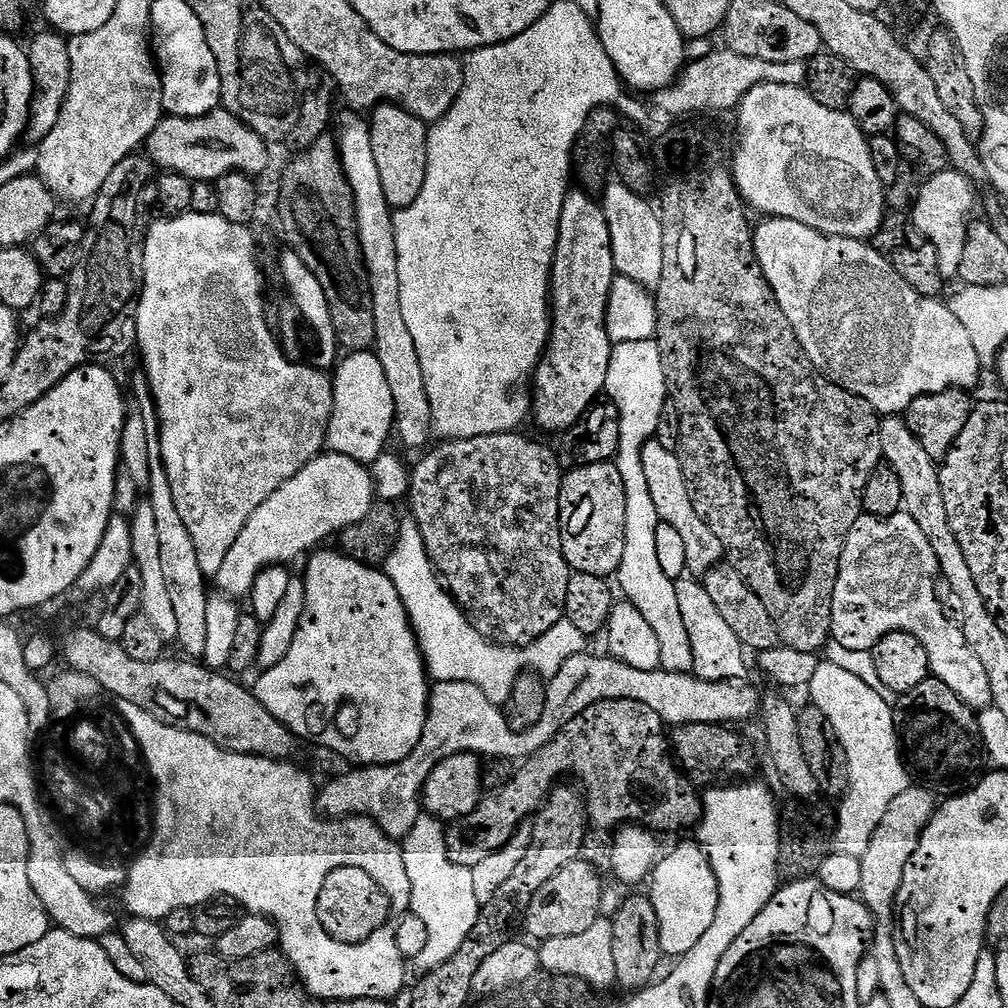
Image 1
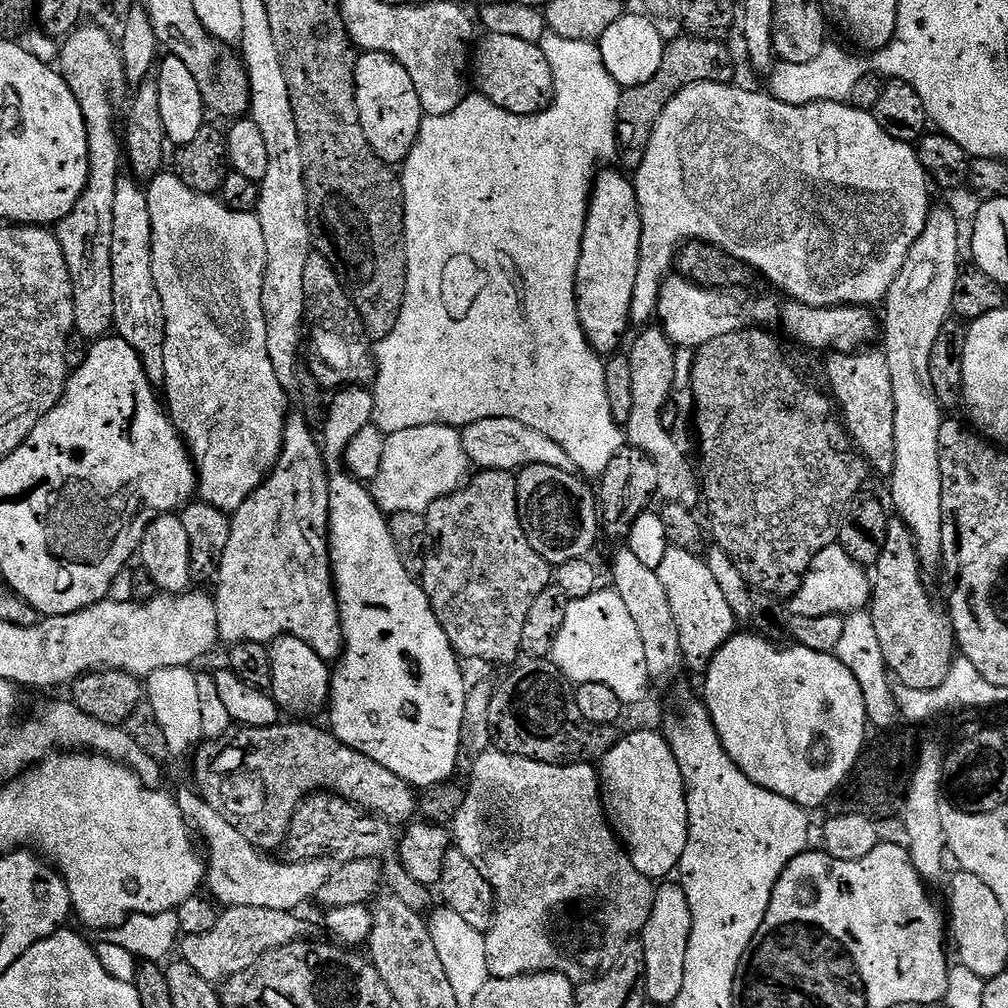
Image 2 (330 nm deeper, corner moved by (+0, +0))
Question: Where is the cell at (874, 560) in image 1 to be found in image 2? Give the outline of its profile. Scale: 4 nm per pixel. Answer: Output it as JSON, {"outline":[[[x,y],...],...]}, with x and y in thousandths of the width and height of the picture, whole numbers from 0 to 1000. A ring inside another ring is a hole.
{"outline":[[[832,539],[819,542],[808,554],[798,571],[796,581],[781,596],[780,603],[786,611],[815,613],[816,611],[841,611],[862,602],[865,593],[866,572],[858,561],[847,558]]]}

